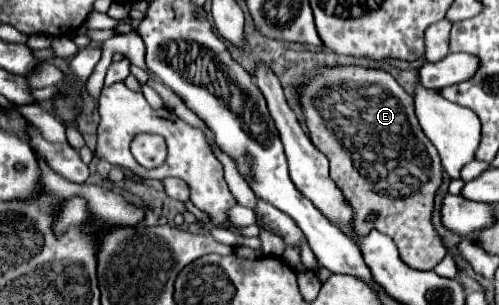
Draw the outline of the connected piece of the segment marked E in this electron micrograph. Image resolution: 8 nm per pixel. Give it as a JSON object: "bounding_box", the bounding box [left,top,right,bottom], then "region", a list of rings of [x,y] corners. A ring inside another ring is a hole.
{"bounding_box":[302,66,446,270],"region":[[[344,66],[344,68],[330,68],[330,70],[320,70],[318,74],[314,74],[308,82],[306,82],[306,92],[326,92],[326,104],[302,104],[302,110],[304,110],[304,116],[306,116],[306,124],[308,124],[308,130],[310,130],[310,140],[316,144],[316,148],[320,152],[324,152],[328,158],[330,158],[330,178],[334,180],[334,184],[342,190],[344,194],[344,200],[350,204],[350,208],[354,210],[354,234],[358,238],[362,236],[368,236],[368,232],[372,228],[376,228],[378,232],[390,236],[394,240],[394,244],[398,246],[400,250],[400,258],[402,262],[406,262],[410,268],[416,268],[416,270],[432,270],[440,260],[442,256],[446,254],[446,248],[444,248],[444,242],[438,234],[438,230],[434,228],[432,224],[432,212],[434,212],[434,196],[438,192],[438,188],[442,186],[444,182],[444,170],[442,170],[442,164],[438,160],[438,152],[434,148],[434,144],[424,136],[416,116],[414,116],[414,100],[410,94],[406,94],[398,82],[394,82],[394,78],[384,72],[384,70],[366,70],[366,68],[360,68],[360,66]],[[354,160],[362,160],[362,172],[354,166]],[[370,210],[376,210],[380,214],[380,220],[376,220],[376,226],[372,224],[366,224],[362,218],[370,212]]]}

